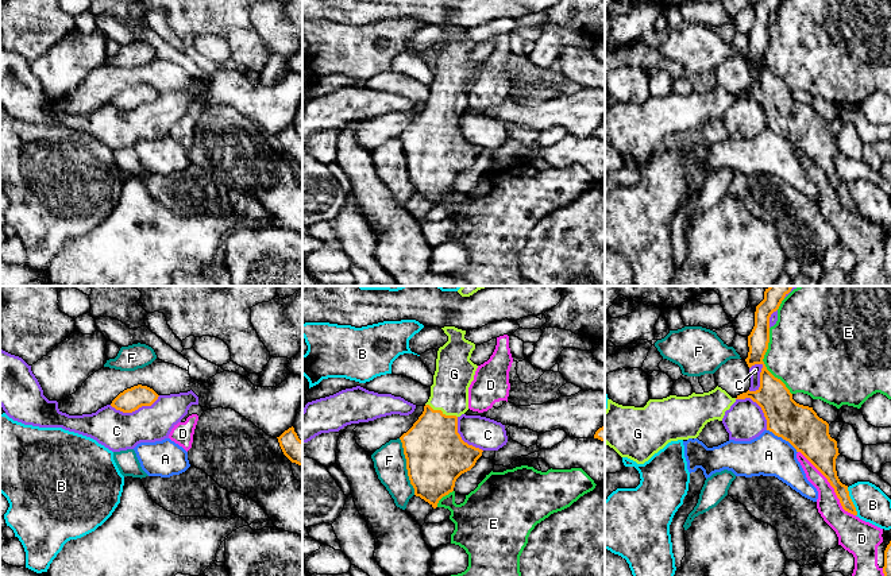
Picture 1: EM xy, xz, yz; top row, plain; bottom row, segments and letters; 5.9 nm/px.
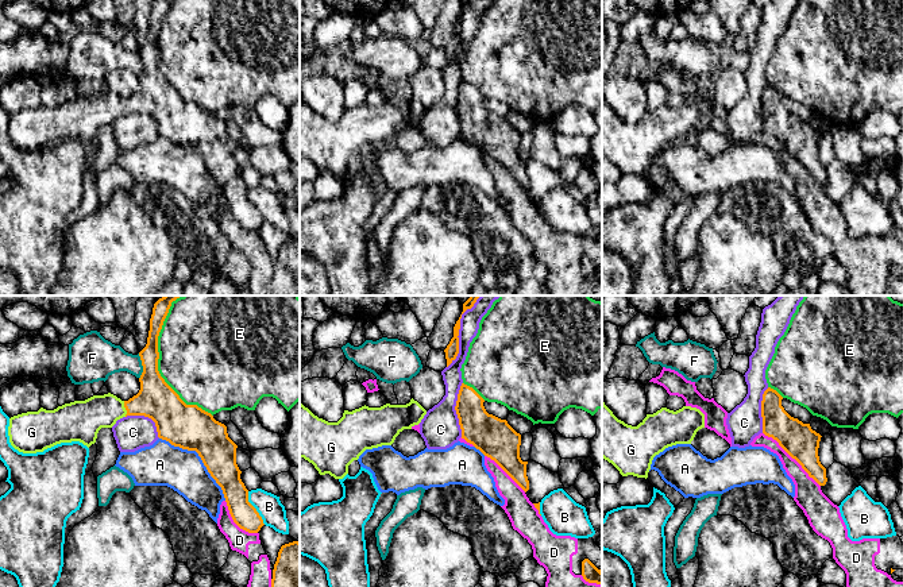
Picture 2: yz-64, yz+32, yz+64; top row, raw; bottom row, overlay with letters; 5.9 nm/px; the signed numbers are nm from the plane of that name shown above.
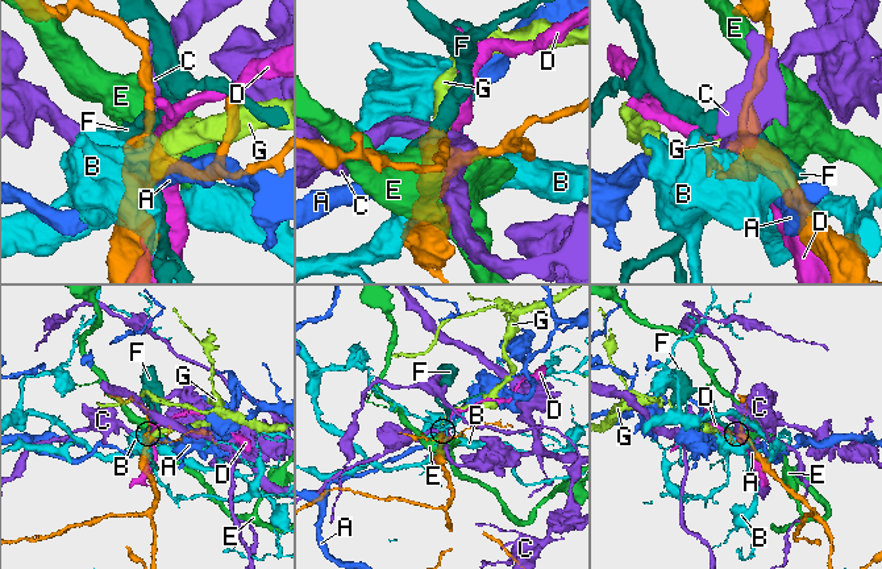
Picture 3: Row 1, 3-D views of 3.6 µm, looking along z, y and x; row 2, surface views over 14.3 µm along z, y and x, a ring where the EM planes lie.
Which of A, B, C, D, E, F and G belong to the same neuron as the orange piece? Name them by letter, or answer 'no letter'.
G

